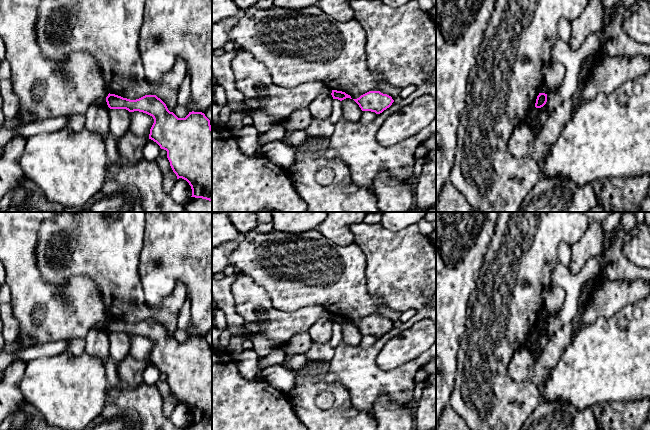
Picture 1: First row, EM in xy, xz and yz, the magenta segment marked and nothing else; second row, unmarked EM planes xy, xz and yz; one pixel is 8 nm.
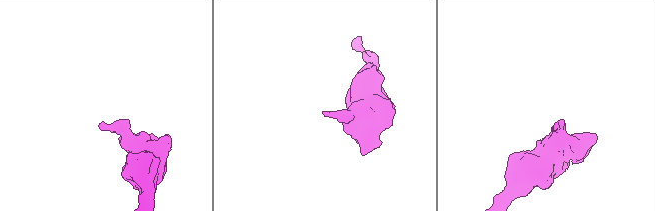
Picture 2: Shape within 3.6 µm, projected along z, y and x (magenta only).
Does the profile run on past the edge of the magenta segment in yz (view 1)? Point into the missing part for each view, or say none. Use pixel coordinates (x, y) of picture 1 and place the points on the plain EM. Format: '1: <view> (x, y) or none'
1: none

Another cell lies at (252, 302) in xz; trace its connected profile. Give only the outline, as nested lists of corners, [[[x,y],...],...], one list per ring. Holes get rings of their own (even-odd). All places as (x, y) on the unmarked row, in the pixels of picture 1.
[[[238,273],[232,286],[236,312],[245,322],[256,323],[274,341],[273,348],[284,348],[297,333],[308,332],[320,318],[331,319],[332,314],[318,305],[292,312],[276,309],[267,291],[250,276]]]

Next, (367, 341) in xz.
[[[363,335],[359,346],[363,348],[369,348],[377,341],[377,339],[378,338],[376,338],[375,336]]]

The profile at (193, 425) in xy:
[[[191,421],[183,430],[212,430],[212,425]]]

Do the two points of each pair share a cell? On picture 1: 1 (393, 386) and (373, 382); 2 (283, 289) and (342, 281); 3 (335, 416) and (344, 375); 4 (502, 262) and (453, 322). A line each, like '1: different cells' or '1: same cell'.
1: same cell
2: same cell
3: different cells
4: different cells

